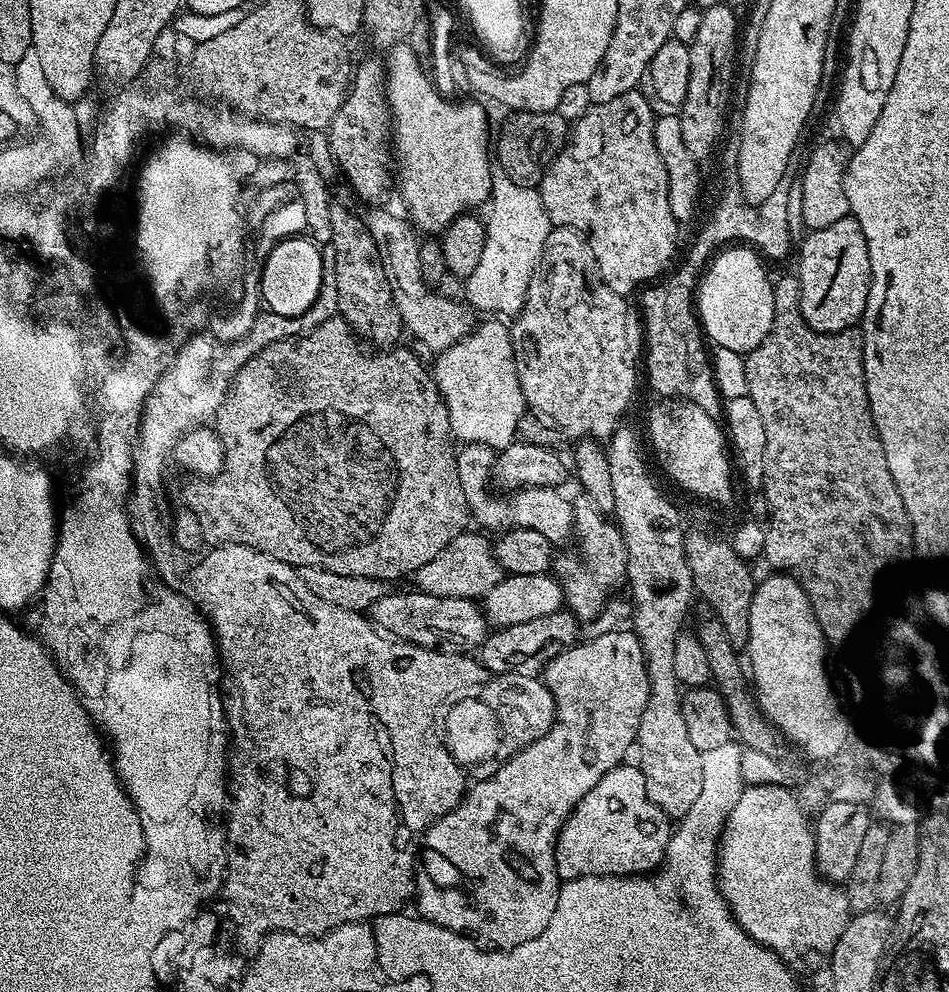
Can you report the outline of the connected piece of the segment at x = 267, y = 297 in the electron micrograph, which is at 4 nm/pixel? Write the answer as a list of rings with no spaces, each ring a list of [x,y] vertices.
[[[306,236],[289,237],[277,243],[260,271],[261,301],[271,313],[294,317],[312,306],[322,284],[321,254],[322,248]]]

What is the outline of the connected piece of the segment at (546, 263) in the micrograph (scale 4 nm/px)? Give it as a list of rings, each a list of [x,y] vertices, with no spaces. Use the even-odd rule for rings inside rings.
[[[553,227],[549,236],[546,238],[545,245],[538,265],[533,271],[529,280],[528,289],[525,292],[525,302],[521,310],[510,324],[512,334],[512,345],[514,346],[514,358],[516,359],[516,369],[518,370],[518,382],[522,386],[525,405],[531,411],[539,413],[547,421],[551,422],[560,430],[565,437],[571,438],[591,438],[601,442],[607,441],[608,437],[621,427],[624,411],[628,408],[628,403],[632,400],[632,395],[636,392],[636,368],[638,372],[638,353],[642,348],[642,324],[638,319],[637,313],[628,305],[629,301],[623,296],[614,294],[606,282],[596,272],[596,259],[594,250],[590,250],[588,237],[573,228]]]

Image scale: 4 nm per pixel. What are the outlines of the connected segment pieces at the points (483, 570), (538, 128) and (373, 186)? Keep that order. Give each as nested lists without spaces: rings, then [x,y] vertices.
[[[465,530],[441,550],[437,556],[430,558],[426,566],[422,566],[414,574],[415,587],[426,594],[438,594],[442,598],[466,598],[476,600],[483,598],[487,592],[494,590],[498,582],[503,580],[506,573],[496,561],[496,554],[490,540],[479,536],[473,530]]]
[[[563,111],[554,112],[512,112],[504,120],[504,125],[500,128],[500,138],[494,142],[495,159],[516,183],[522,186],[536,188],[542,182],[546,170],[558,158],[558,154],[568,143],[570,135],[570,120],[563,116]]]
[[[366,58],[359,62],[353,69],[353,76],[349,83],[349,89],[345,98],[339,106],[333,120],[326,132],[328,147],[332,157],[344,172],[349,184],[356,190],[357,194],[368,204],[378,204],[388,192],[388,188],[394,182],[394,156],[392,153],[392,123],[391,109],[388,106],[386,93],[386,68],[383,61]]]

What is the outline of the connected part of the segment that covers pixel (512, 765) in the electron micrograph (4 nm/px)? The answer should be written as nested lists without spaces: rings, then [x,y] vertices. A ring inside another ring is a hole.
[[[617,630],[607,632],[601,636],[589,635],[589,640],[581,639],[579,642],[567,648],[562,654],[558,654],[545,666],[542,673],[542,681],[549,688],[550,694],[556,703],[555,723],[549,728],[549,732],[542,738],[530,742],[525,748],[507,757],[508,760],[493,776],[480,780],[476,785],[469,787],[460,804],[454,810],[450,810],[444,816],[432,821],[422,833],[422,859],[415,865],[414,875],[416,886],[414,889],[415,911],[420,919],[428,920],[432,924],[442,926],[451,932],[457,932],[468,940],[473,940],[476,947],[485,952],[505,952],[514,946],[522,946],[522,942],[530,942],[530,938],[538,938],[542,930],[546,930],[551,915],[554,914],[554,906],[558,904],[558,894],[562,883],[560,875],[556,873],[556,839],[560,837],[562,826],[568,821],[568,816],[586,798],[590,792],[602,780],[610,770],[619,768],[628,751],[633,751],[638,734],[638,726],[642,722],[642,710],[646,710],[646,698],[648,697],[648,675],[646,674],[646,662],[642,654],[642,646],[638,642],[635,632],[631,630]]]

